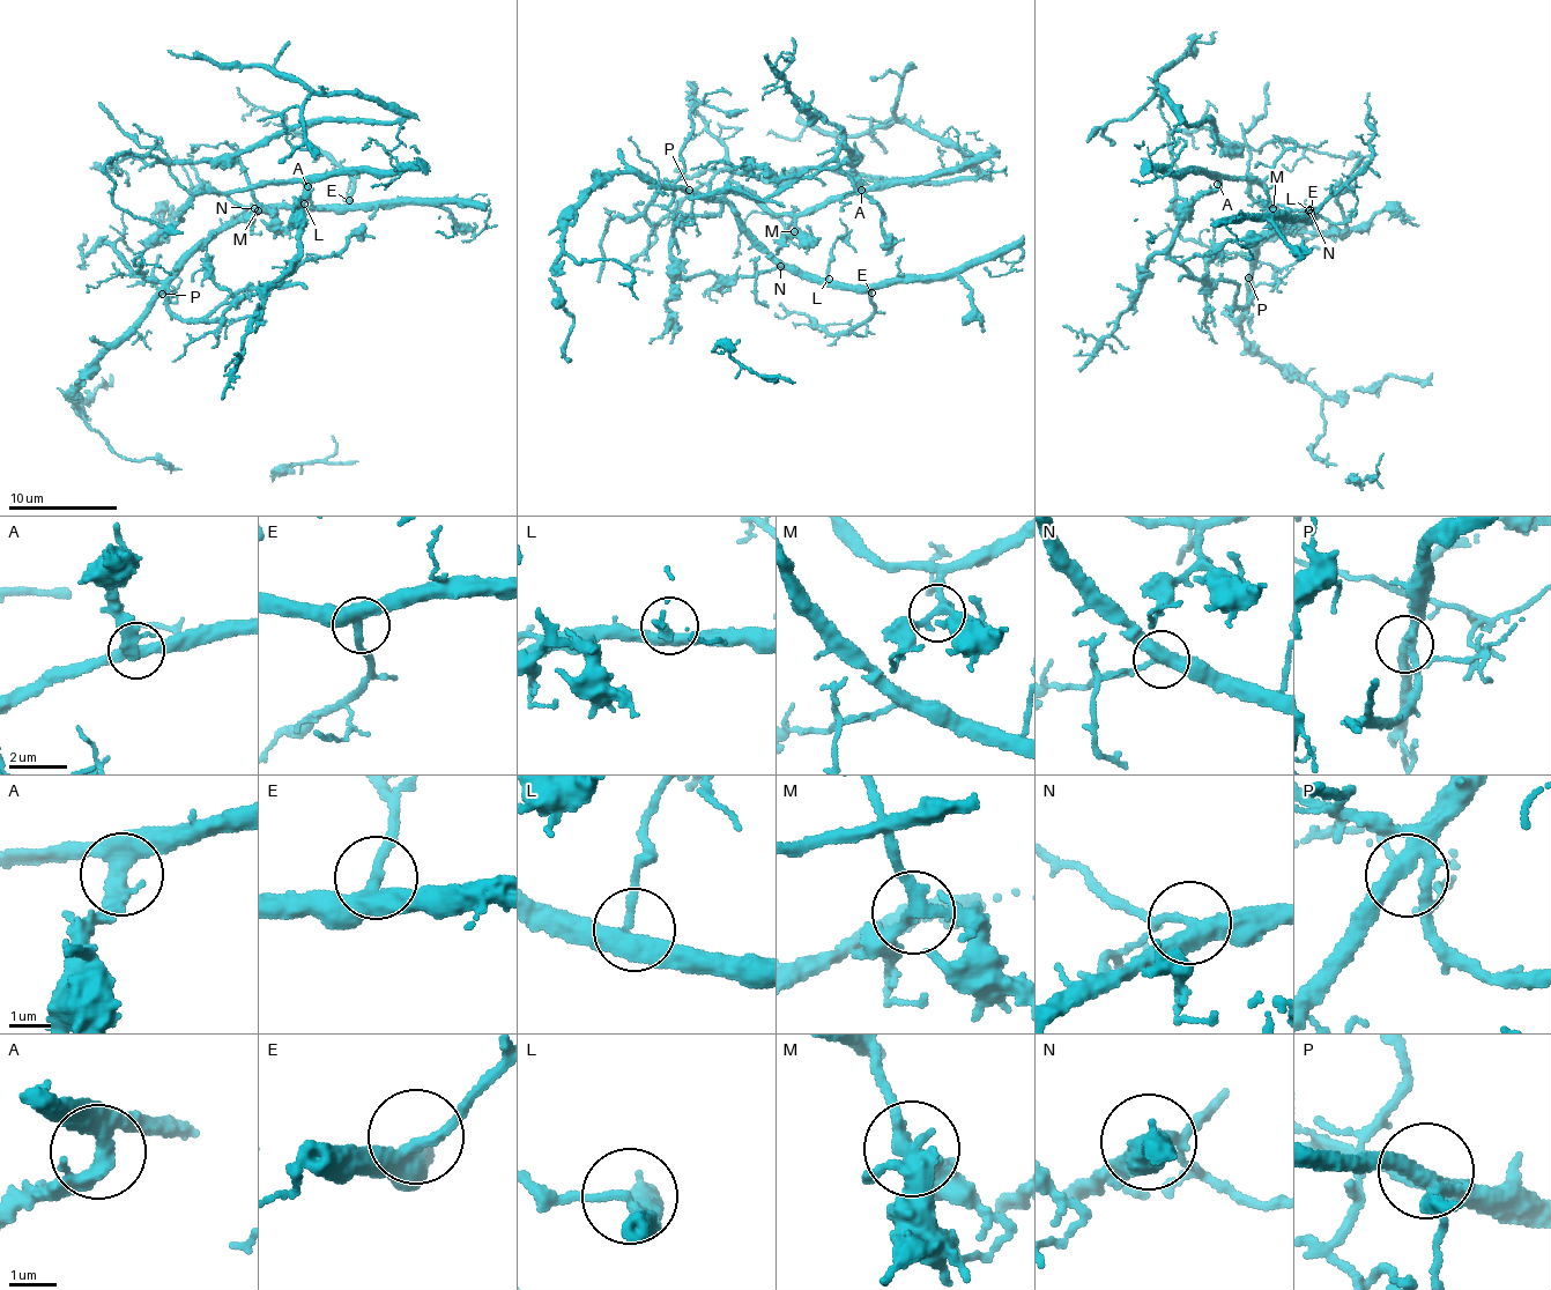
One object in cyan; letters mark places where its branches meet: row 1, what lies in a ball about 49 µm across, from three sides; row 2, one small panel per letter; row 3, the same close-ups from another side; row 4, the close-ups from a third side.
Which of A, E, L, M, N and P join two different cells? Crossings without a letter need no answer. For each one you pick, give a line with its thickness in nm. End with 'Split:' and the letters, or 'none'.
N: Thickness 360 nm
Split: N

